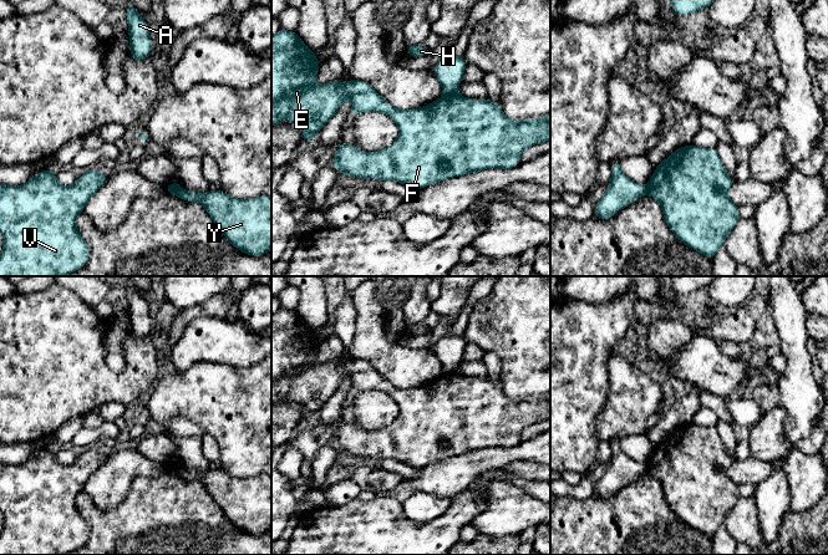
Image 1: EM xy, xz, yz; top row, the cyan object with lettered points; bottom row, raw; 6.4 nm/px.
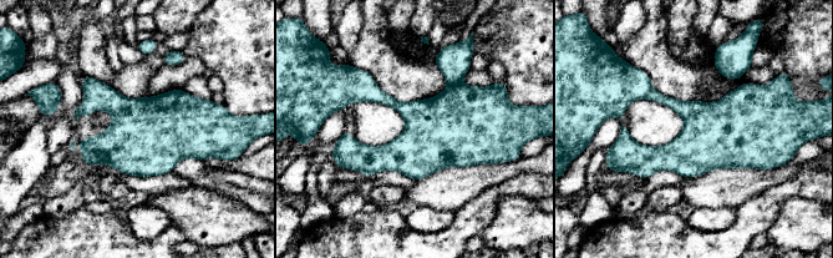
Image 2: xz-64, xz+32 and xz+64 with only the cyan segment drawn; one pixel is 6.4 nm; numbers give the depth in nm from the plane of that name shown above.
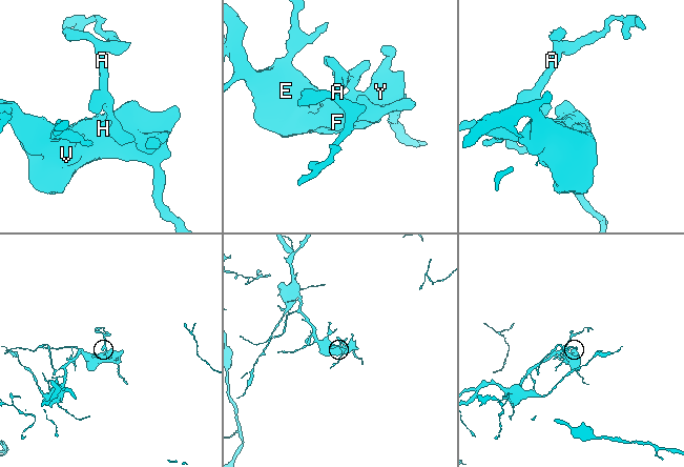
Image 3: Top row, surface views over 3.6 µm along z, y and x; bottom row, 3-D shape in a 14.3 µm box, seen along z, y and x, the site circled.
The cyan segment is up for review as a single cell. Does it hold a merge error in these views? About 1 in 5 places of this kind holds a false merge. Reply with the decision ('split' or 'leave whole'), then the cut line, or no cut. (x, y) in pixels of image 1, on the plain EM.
split; cut xz (455, 371), (445, 373)

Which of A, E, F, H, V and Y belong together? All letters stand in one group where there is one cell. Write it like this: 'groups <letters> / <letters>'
groups A H / E F V Y

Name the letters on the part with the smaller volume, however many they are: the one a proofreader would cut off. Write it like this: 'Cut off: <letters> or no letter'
Cut off: A, H

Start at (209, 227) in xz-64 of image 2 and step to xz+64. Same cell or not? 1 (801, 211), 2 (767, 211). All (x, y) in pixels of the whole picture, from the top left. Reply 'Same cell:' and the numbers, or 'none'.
Same cell: 1

